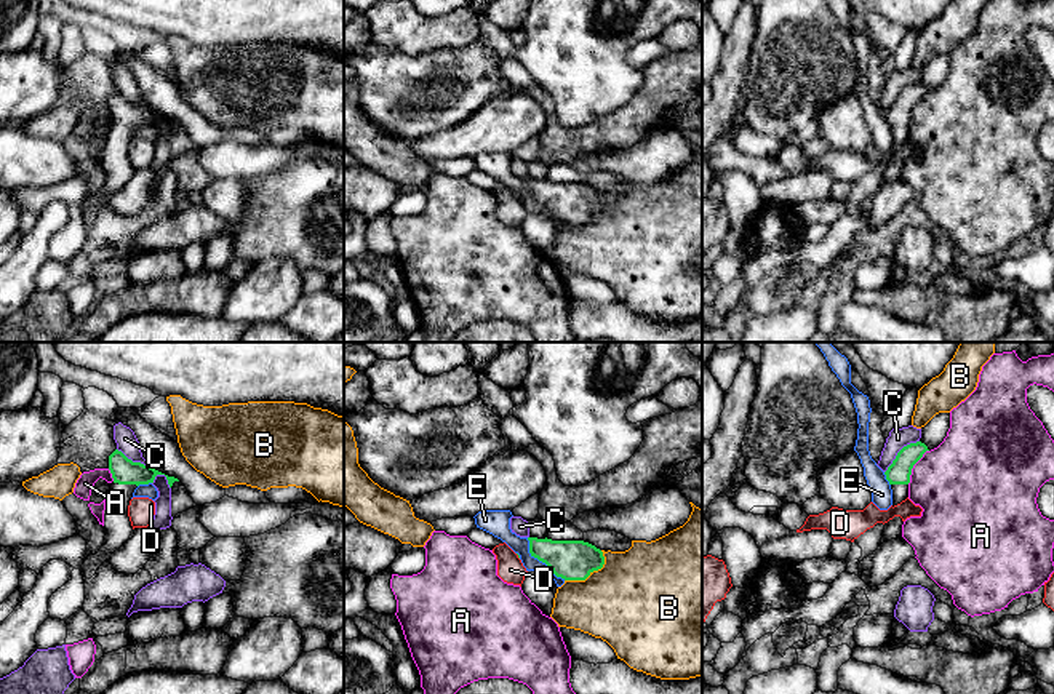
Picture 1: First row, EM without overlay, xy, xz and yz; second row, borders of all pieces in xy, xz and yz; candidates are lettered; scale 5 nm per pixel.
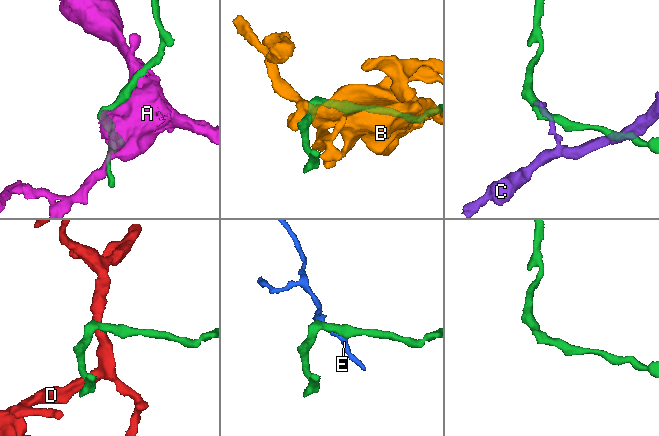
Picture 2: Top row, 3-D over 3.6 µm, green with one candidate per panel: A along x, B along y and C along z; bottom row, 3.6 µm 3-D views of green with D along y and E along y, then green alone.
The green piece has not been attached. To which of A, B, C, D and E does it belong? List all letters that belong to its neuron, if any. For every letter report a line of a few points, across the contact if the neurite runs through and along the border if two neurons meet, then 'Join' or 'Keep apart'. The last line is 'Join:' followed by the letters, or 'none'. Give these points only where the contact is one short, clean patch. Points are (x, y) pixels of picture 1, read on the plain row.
A: Keep apart
B: Keep apart
C: Keep apart
D: Line: xz (515, 195), (519, 200). Keep apart
E: Keep apart
Join: none

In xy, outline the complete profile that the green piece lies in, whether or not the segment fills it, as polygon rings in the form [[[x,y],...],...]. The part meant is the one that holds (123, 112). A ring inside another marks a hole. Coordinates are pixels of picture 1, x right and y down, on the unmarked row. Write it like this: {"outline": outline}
{"outline": [[[118,91],[109,98],[109,112],[114,126],[106,141],[104,185],[98,195],[90,197],[82,206],[86,221],[91,221],[98,209],[130,181],[133,168],[128,158],[128,147],[134,131],[139,126],[154,125],[157,117],[165,117],[150,107],[133,104]]]}

